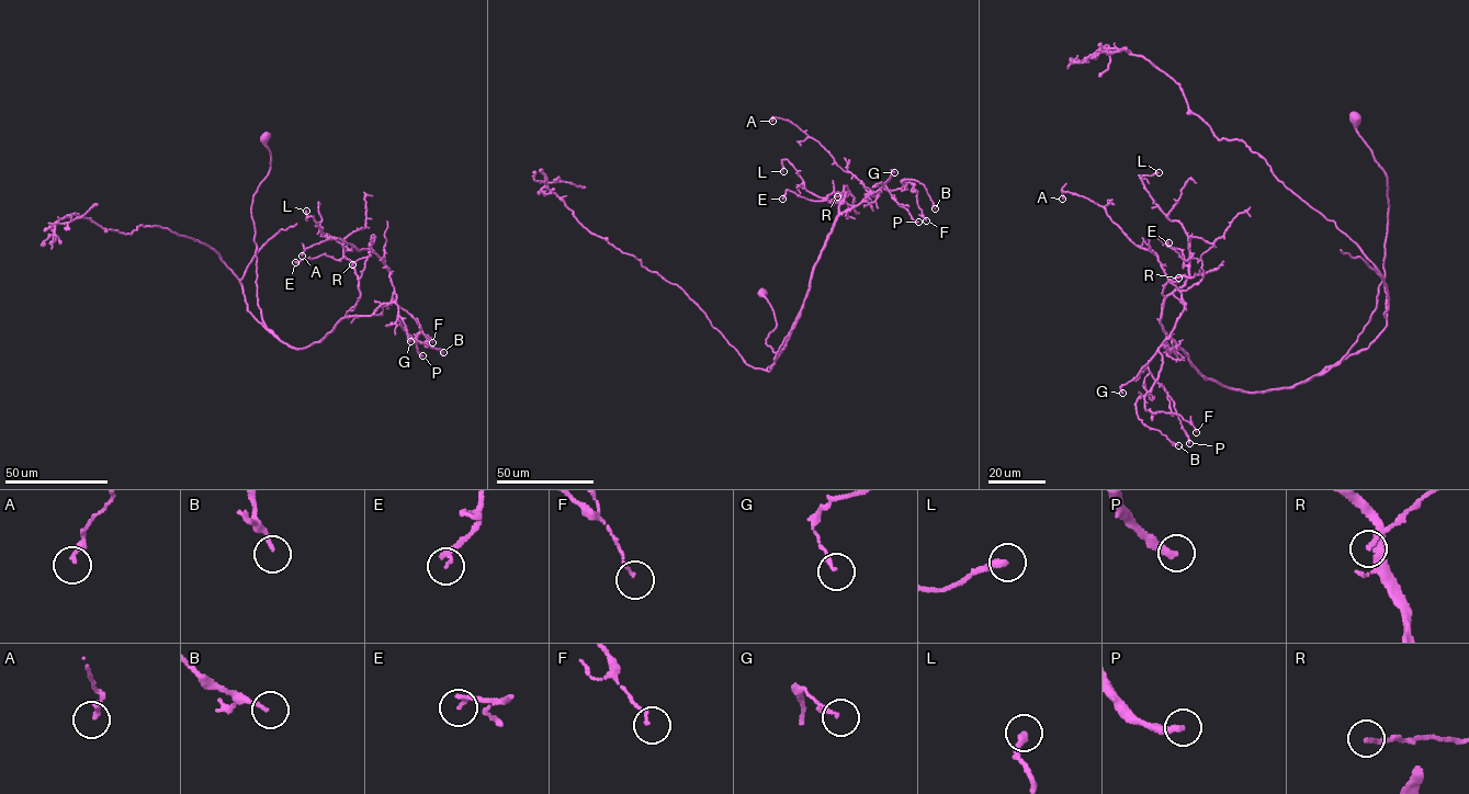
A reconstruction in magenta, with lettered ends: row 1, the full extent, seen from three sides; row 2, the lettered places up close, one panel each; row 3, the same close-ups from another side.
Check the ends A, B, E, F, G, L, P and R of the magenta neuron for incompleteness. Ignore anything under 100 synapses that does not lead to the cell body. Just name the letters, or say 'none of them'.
none of them

